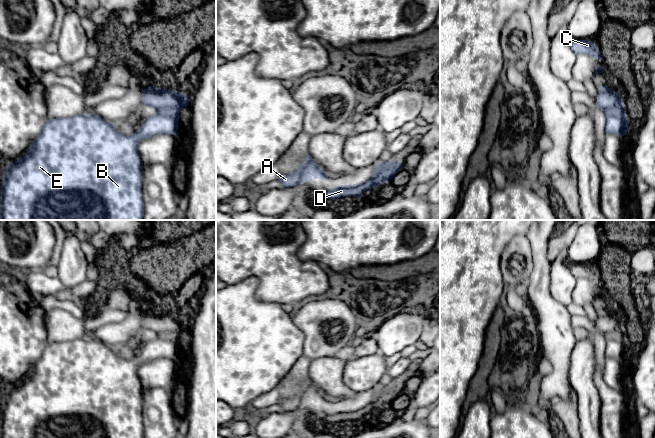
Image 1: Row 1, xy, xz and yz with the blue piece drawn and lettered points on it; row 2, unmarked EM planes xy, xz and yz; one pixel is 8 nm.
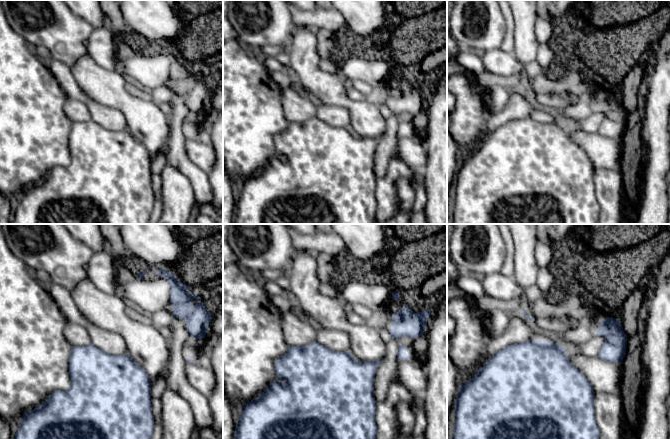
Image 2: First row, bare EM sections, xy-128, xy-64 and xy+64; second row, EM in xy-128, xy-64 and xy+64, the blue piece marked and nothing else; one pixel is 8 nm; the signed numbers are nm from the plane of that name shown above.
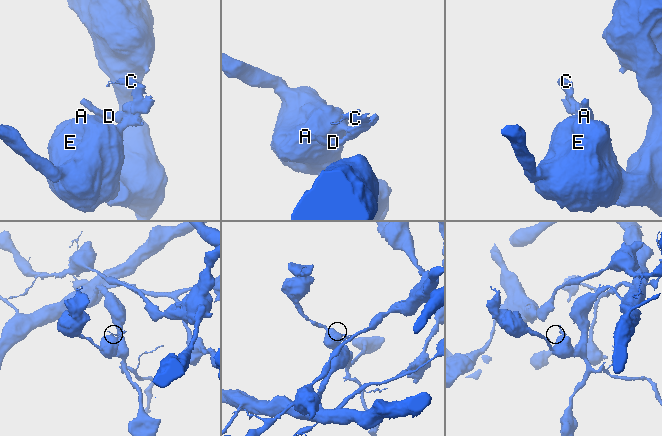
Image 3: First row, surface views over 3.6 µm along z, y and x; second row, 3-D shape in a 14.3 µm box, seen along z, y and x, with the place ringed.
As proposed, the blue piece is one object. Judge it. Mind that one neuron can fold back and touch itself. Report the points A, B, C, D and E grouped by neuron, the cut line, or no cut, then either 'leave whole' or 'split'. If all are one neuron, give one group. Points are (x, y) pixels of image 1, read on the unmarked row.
A B E / C D; cut in xy along (155, 336), (164, 340), (175, 341), (178, 344); split

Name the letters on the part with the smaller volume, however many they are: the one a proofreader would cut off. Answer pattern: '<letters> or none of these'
C, D

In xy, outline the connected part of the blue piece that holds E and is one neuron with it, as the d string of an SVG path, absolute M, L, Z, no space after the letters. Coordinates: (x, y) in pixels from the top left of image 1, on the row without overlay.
M155 337L130 360L115 354L115 348L93 338L49 343L30 373L5 391L1 413L1 438L144 438L143 387L138 370L144 363L176 357L178 342Z

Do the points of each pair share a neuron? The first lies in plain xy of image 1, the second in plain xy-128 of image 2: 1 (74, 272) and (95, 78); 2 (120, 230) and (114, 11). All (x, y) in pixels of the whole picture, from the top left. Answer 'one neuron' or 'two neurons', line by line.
1: one neuron
2: two neurons

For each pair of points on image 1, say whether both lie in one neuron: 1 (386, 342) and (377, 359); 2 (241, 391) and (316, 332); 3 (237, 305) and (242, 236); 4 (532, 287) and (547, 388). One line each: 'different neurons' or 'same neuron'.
1: different neurons
2: different neurons
3: different neurons
4: same neuron

